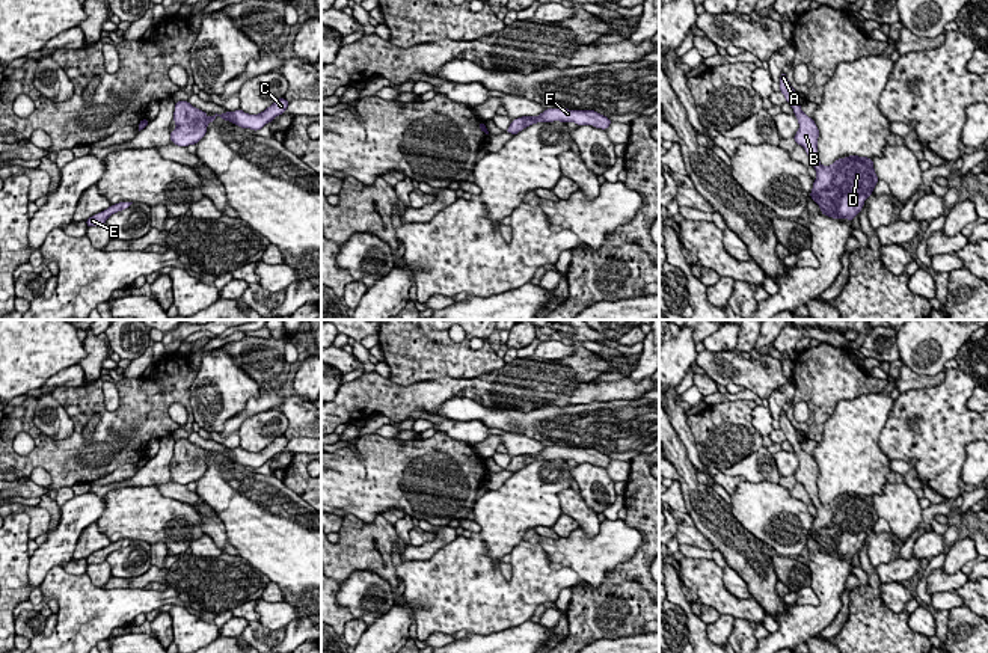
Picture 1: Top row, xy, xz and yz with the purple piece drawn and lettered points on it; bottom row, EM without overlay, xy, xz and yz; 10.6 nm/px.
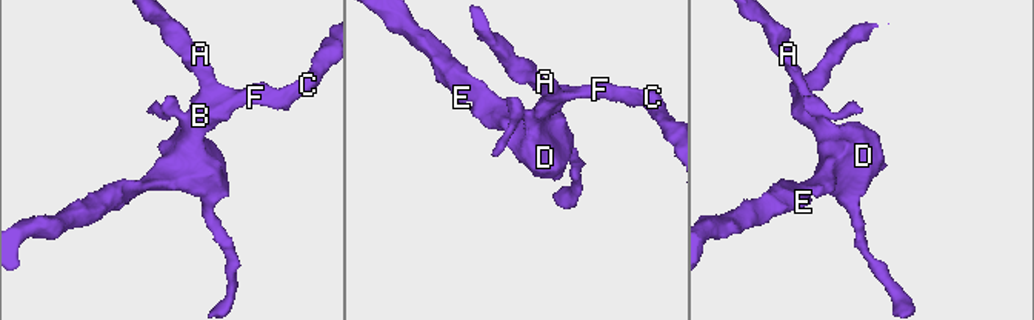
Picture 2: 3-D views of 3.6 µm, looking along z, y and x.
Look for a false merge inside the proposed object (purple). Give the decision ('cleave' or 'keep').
keep

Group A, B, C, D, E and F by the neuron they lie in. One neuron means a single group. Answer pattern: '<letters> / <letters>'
A B C D E F

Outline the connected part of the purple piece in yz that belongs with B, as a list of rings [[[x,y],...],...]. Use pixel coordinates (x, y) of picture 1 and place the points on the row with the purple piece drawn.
[[[784,72],[780,75],[780,92],[793,109],[793,115],[799,124],[793,140],[805,149],[818,173],[810,198],[819,205],[824,216],[836,220],[854,220],[879,181],[873,169],[873,160],[849,155],[837,158],[830,166],[822,166],[818,154],[818,125],[813,118],[809,118],[801,110],[796,90],[790,86]]]

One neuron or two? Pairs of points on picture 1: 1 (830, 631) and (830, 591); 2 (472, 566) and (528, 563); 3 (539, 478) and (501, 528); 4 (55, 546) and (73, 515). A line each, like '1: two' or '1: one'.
1: two
2: one
3: one
4: one

